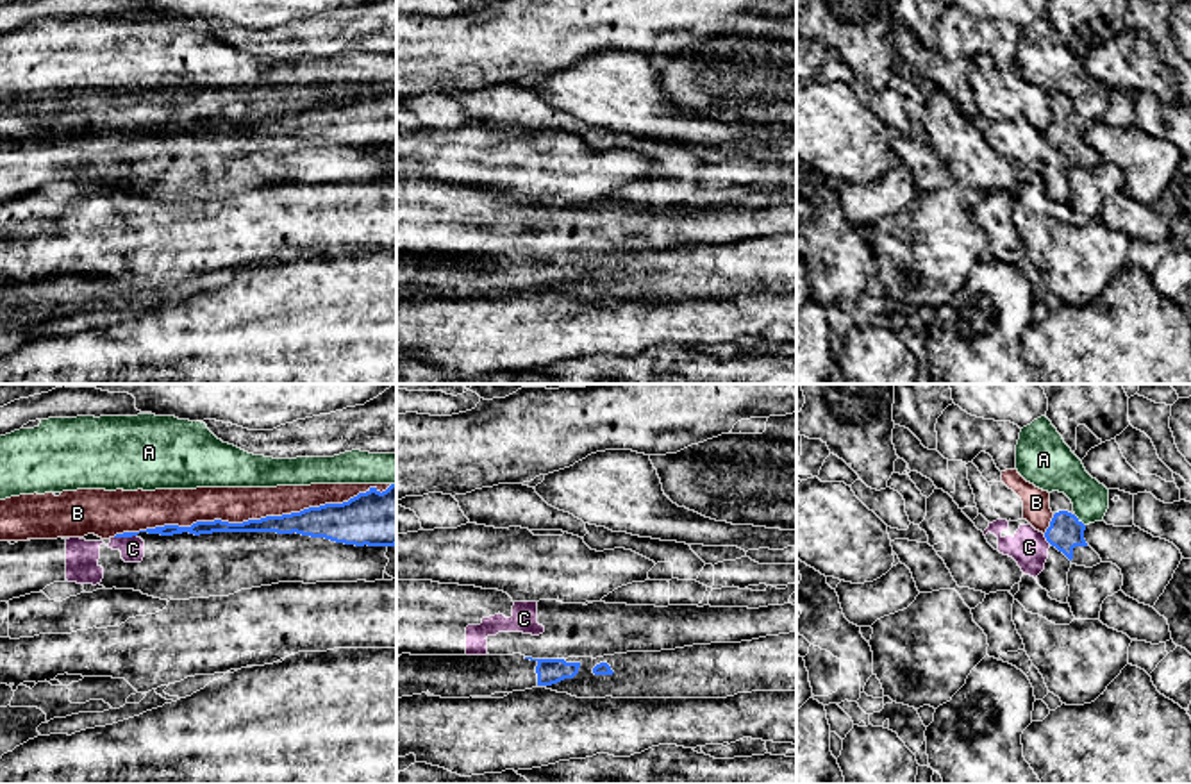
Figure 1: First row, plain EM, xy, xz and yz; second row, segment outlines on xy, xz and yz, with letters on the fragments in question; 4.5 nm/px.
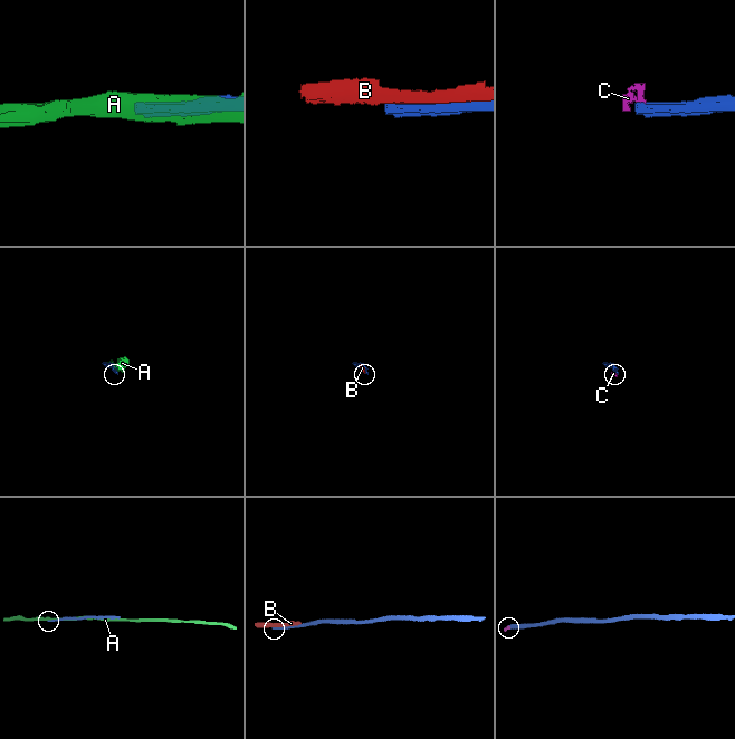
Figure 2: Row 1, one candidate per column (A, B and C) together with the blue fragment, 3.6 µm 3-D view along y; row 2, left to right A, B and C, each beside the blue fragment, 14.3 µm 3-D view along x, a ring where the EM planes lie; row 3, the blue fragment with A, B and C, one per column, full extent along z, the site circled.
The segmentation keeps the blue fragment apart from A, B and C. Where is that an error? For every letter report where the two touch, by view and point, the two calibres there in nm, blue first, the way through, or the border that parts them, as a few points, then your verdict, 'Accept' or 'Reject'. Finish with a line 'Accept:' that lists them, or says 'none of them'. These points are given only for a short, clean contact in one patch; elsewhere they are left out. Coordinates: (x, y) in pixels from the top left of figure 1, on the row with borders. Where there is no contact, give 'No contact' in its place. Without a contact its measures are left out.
A: Touches blue at yz (1077, 520). Thickness 160 nm (blue) against 200 nm. Reject
B: Touches blue at xy (252, 520). Thickness 120 nm (blue) against 160 nm. Reject
C: Touches blue at xy (125, 536). Thickness 50 nm (blue) against 110 nm. Boundary: xy (136, 534), (115, 538). Reject
Accept: none of them

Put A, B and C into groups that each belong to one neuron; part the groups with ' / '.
A / B / C

